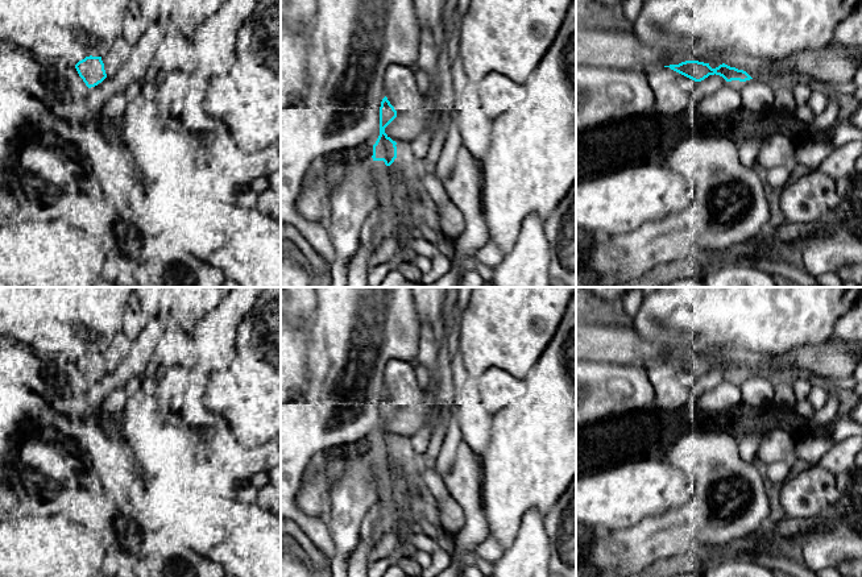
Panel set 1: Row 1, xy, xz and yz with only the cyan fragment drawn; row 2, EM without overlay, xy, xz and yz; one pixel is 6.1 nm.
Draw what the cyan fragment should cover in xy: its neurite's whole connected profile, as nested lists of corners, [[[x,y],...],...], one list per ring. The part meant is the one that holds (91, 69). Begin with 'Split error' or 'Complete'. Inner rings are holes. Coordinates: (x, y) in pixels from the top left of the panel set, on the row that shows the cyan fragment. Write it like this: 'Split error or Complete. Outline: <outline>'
Complete. Outline: [[[86,57],[75,65],[75,69],[88,88],[98,86],[107,78],[101,57]]]

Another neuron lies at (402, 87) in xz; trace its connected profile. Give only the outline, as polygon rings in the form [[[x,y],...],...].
[[[401,65],[389,66],[384,91],[397,111],[397,117],[385,128],[385,133],[393,141],[409,145],[424,130],[427,121],[435,117],[435,111],[426,105],[418,72]]]

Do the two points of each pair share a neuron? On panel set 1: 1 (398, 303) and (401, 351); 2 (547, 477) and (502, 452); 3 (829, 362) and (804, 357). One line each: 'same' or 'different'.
1: same
2: same
3: same

